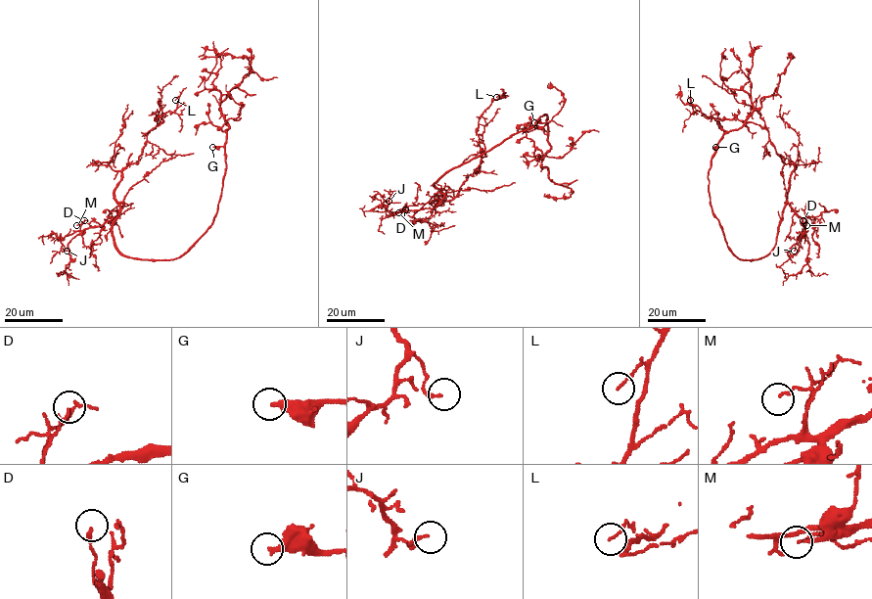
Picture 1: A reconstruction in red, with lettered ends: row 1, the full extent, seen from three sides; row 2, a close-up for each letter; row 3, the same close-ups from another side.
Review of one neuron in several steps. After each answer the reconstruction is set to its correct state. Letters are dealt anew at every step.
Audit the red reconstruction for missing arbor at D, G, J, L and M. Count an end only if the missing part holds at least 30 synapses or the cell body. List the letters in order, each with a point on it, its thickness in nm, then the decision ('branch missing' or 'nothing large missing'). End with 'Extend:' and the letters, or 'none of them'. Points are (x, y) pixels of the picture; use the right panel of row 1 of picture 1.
D: at (803, 220); 120 nm thick; nothing large missing
G: at (715, 147); 360 nm thick; nothing large missing
J: at (794, 251); 130 nm thick; nothing large missing
L: at (690, 100); 110 nm thick; nothing large missing
M: at (806, 225); 110 nm thick; nothing large missing
Extend: none of them

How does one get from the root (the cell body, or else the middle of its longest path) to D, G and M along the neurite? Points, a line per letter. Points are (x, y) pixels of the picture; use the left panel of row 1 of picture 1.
D: (160, 259), (127, 257), (118, 251), (113, 225), (121, 204), (120, 211), (101, 225), (81, 230), (84, 220)
G: (160, 259), (178, 258), (211, 224), (217, 212), (225, 153), (223, 147), (212, 147)
M: (160, 259), (127, 257), (118, 251), (113, 225), (121, 204), (120, 211), (101, 225), (81, 230), (76, 225)

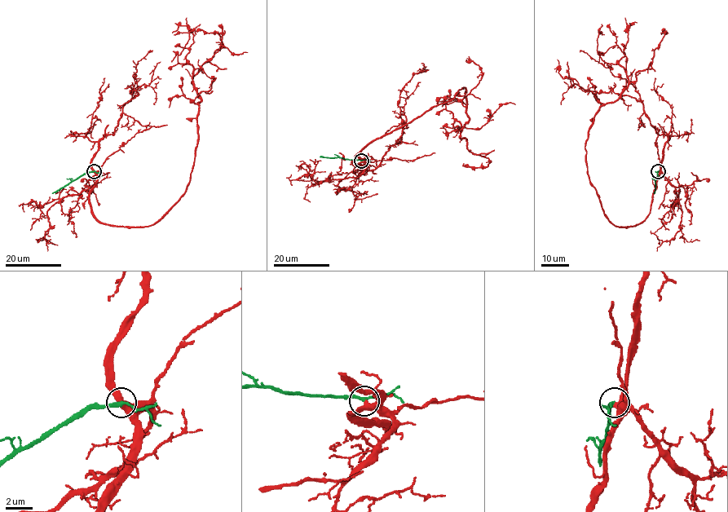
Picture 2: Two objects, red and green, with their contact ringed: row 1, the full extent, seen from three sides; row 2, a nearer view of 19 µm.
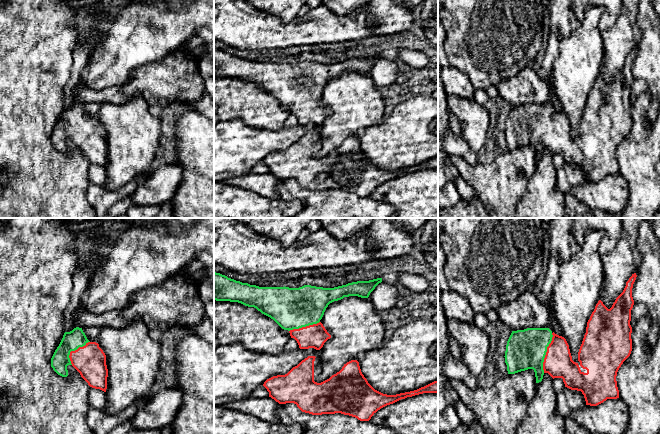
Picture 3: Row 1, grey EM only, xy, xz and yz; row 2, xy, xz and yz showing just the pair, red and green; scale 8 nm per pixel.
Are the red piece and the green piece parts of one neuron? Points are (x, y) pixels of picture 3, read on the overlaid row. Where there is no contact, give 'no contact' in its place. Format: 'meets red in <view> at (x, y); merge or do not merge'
meets red in yz at (546, 353); merge

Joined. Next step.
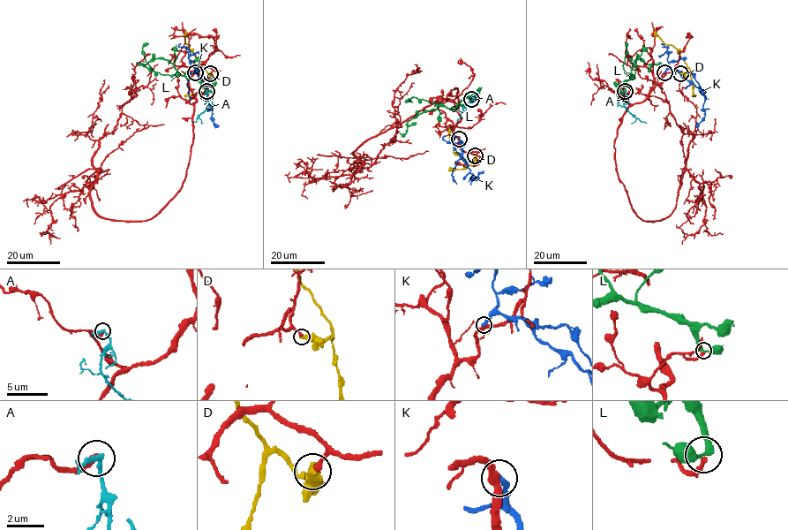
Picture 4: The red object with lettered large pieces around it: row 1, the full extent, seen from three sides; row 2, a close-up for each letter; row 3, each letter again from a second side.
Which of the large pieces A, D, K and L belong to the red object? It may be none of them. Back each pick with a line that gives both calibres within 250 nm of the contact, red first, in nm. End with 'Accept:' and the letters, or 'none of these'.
Accept: none of these

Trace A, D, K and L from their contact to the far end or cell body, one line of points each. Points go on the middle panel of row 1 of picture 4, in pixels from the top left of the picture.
A: (471, 98), (457, 121)
D: (475, 155), (475, 162), (469, 165), (454, 151), (449, 129)
K: (459, 140), (462, 156), (473, 174), (471, 179), (476, 180), (484, 170)
L: (471, 99), (466, 97), (454, 107), (439, 105), (435, 109), (416, 115), (408, 122), (407, 132), (400, 133)

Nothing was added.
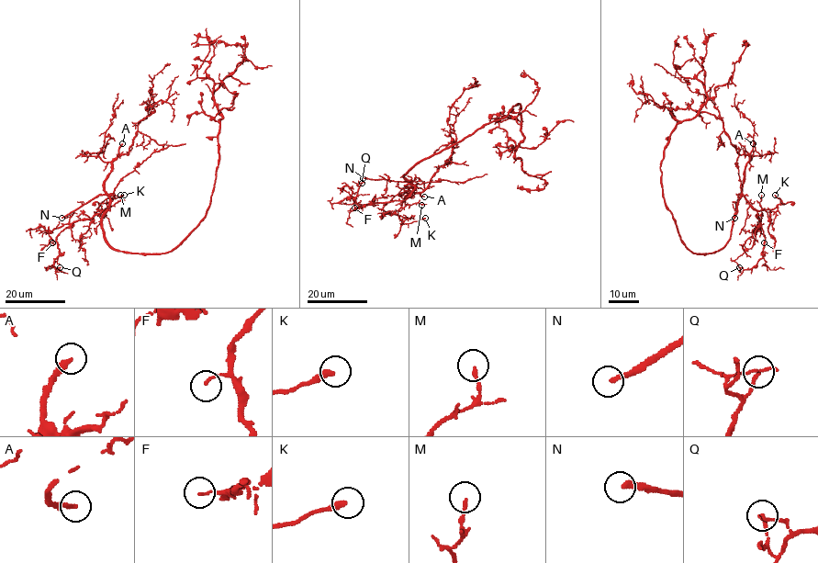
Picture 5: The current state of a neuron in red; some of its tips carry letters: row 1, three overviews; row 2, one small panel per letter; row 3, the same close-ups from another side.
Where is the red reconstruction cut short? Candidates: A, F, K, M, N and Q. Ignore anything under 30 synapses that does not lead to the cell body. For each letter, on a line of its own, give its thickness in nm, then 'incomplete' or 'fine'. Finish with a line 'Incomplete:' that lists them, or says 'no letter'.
A: calibre 200 nm; incomplete
F: calibre 90 nm; fine
K: calibre 280 nm; fine
M: calibre 120 nm; fine
N: calibre 240 nm; incomplete
Q: calibre 140 nm; fine
Incomplete: A, N

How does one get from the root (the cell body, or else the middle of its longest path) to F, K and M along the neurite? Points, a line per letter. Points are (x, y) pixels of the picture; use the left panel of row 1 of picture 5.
F: (151, 253), (117, 251), (108, 243), (102, 218), (112, 196), (103, 211), (73, 221), (52, 242)
K: (151, 253), (117, 251), (105, 237), (102, 218), (113, 197), (106, 208), (96, 209), (106, 198), (124, 195)
M: (151, 253), (117, 251), (107, 242), (102, 218), (112, 196), (110, 204), (100, 209), (118, 201), (120, 195)

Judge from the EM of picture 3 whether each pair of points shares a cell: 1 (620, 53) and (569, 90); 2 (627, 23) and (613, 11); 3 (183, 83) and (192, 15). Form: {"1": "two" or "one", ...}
{"1": "two", "2": "two", "3": "two"}

